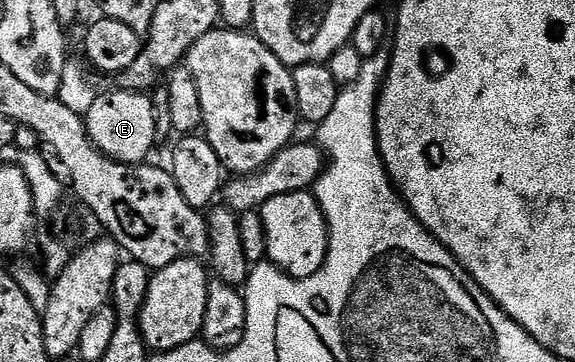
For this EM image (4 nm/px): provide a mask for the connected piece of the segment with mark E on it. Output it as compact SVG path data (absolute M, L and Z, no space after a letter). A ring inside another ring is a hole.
M112 88L109 94L101 93L86 113L88 137L93 145L118 162L140 164L156 142L156 110L147 93L139 90Z

